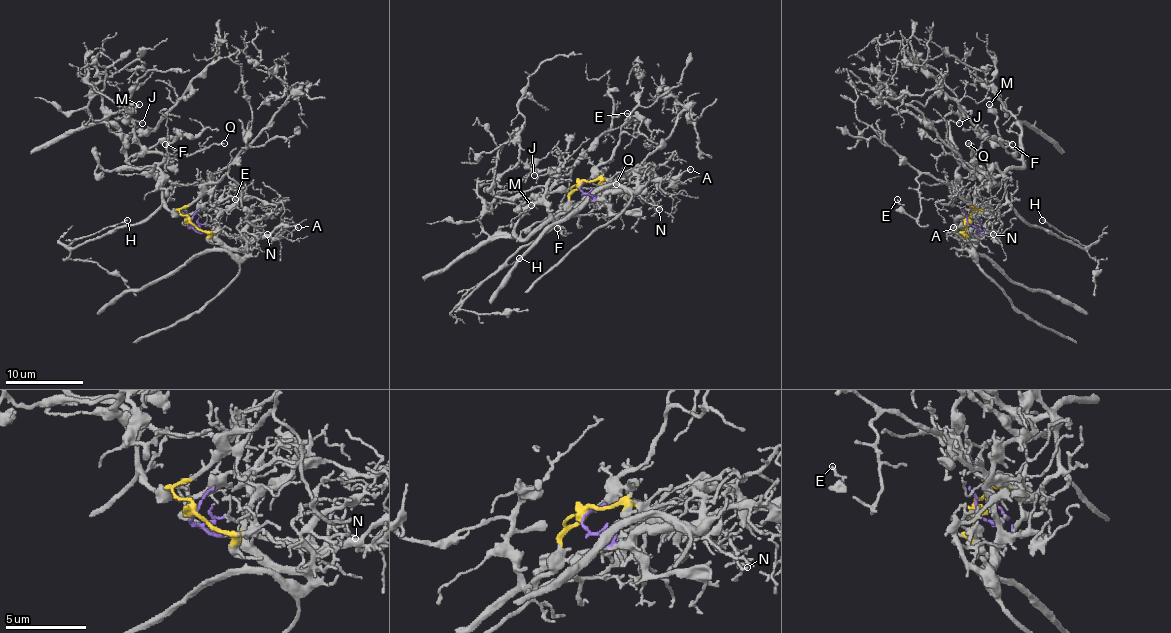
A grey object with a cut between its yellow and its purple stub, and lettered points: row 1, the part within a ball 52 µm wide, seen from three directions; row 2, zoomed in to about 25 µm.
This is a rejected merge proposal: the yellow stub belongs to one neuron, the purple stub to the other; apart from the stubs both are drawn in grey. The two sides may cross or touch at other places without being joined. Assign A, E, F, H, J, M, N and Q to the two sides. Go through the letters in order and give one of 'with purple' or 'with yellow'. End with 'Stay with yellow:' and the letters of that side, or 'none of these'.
A: with purple
E: with yellow
F: with yellow
H: with yellow
J: with yellow
M: with yellow
N: with purple
Q: with yellow
Stay with yellow: E, F, H, J, M, Q

